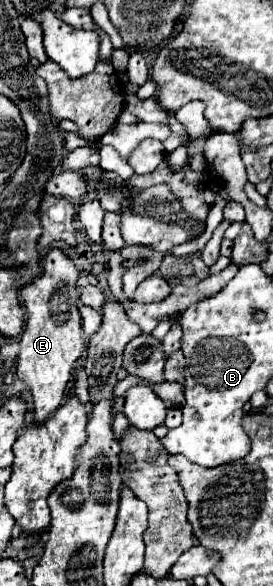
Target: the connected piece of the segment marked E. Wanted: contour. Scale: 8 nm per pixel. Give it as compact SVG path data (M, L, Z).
M50 249L42 259L42 275L20 291L28 319L20 339L16 377L22 379L32 391L36 421L44 421L56 407L62 405L66 385L72 379L74 361L86 347L86 339L80 329L82 319L76 307L78 275L78 267L62 249Z

